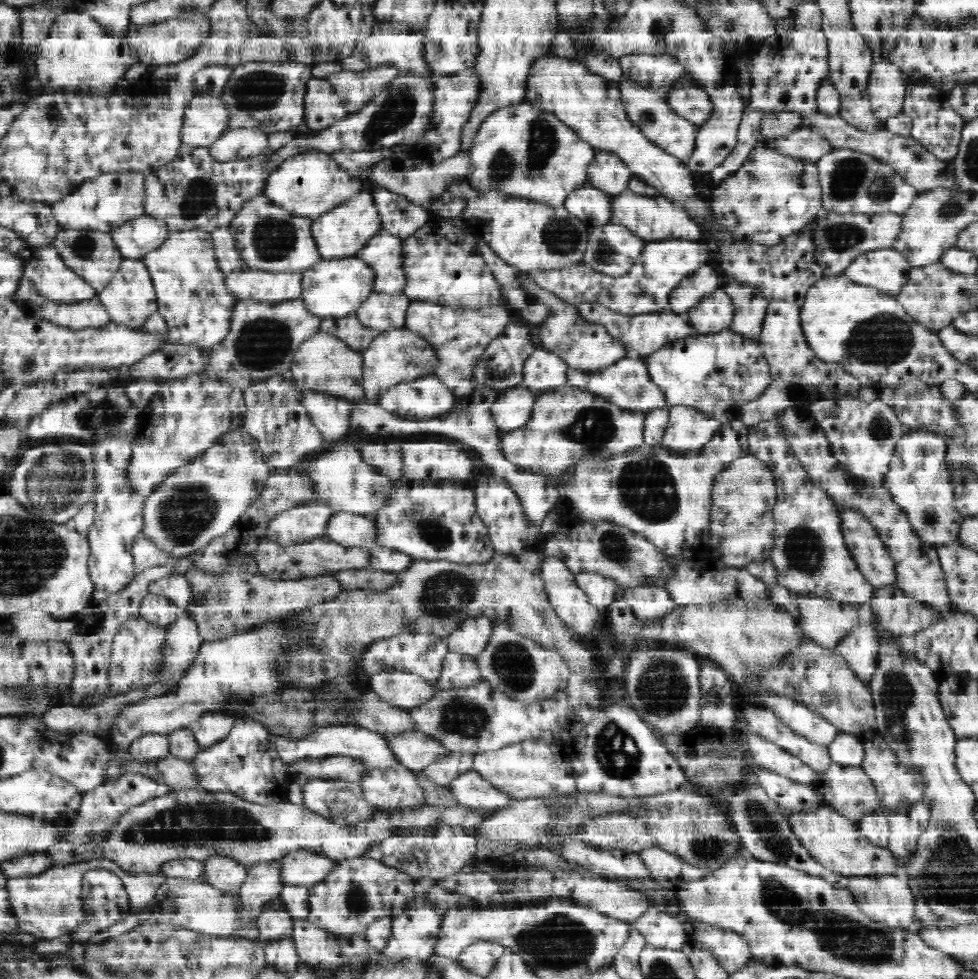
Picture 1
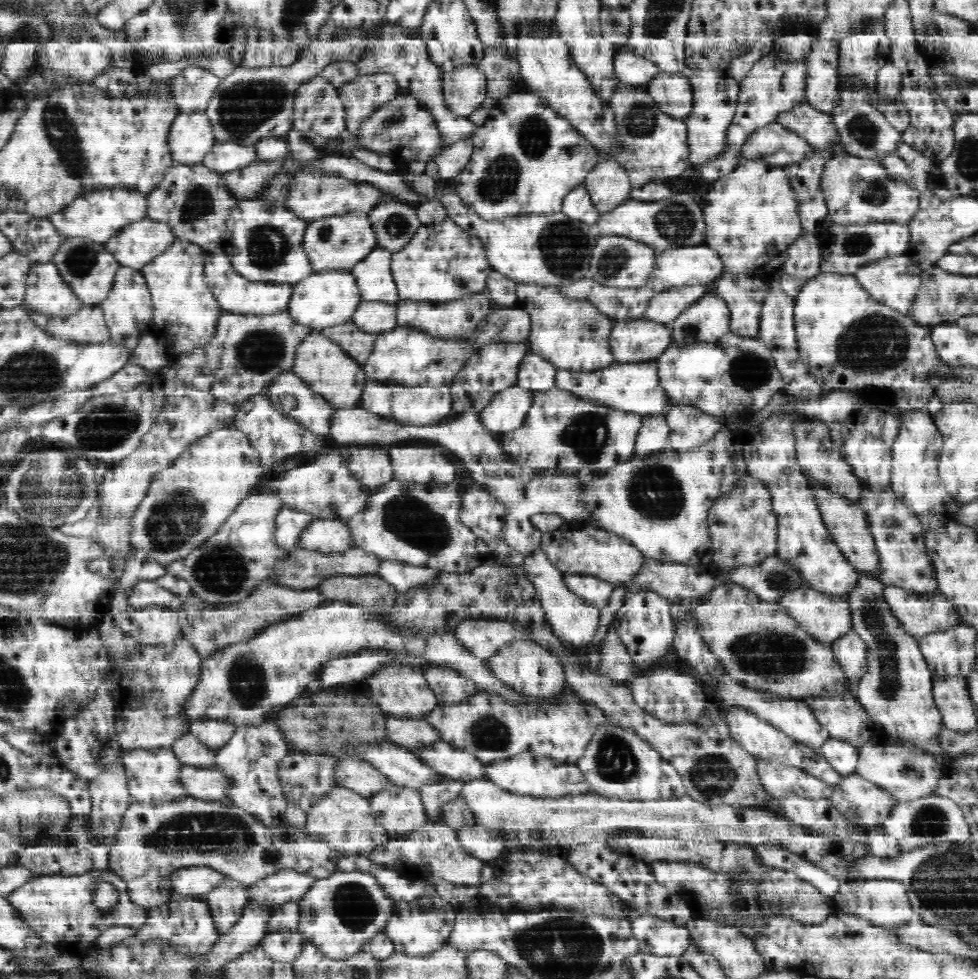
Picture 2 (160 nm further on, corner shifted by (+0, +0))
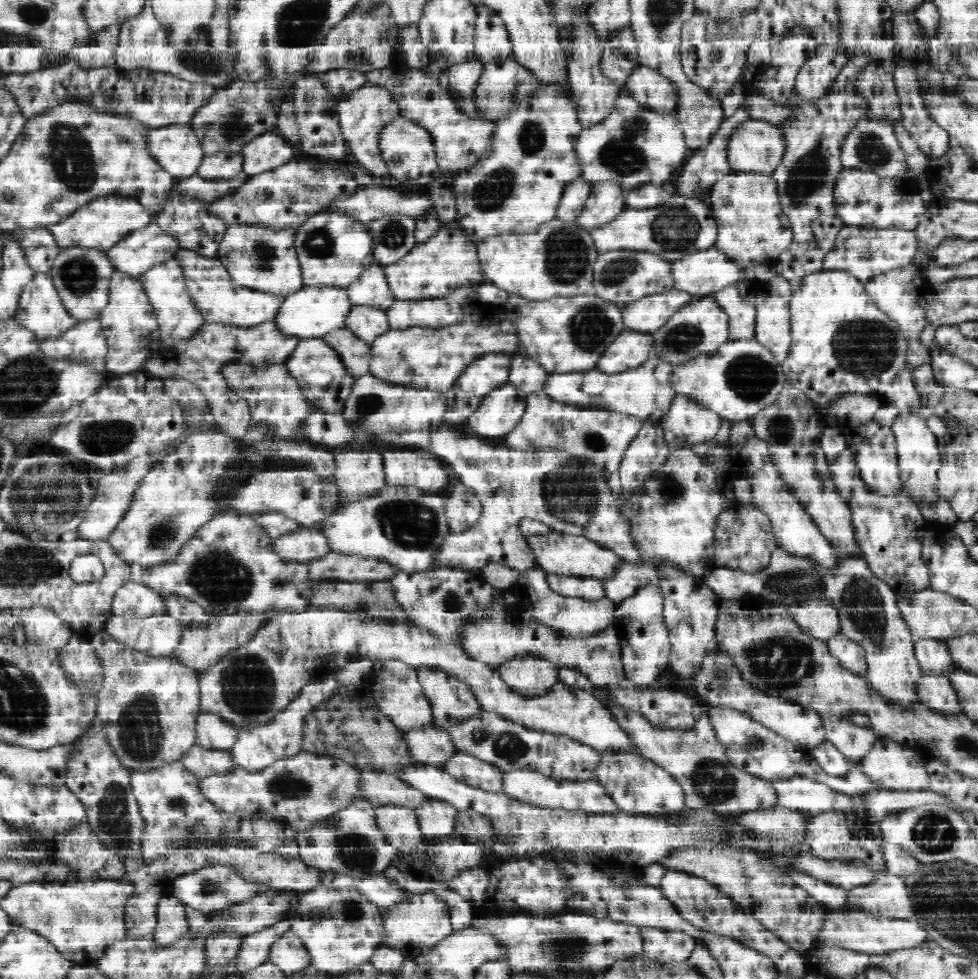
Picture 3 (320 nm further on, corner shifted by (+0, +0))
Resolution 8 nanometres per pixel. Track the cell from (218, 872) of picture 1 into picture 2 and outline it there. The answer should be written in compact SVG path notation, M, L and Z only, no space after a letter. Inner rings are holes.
M226 876L220 886L214 886L206 897L219 936L224 936L228 928L234 926L244 910L248 898L248 886Z

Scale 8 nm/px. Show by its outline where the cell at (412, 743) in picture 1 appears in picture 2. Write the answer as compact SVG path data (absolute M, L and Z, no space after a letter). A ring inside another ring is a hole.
M442 740L421 747L416 754L424 764L449 778L464 783L474 778L486 778L482 761Z

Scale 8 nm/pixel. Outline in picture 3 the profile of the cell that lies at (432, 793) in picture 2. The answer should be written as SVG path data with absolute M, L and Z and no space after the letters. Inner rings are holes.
M426 798L425 802L415 809L421 833L427 840L441 840L453 835L456 812L450 803L432 798Z

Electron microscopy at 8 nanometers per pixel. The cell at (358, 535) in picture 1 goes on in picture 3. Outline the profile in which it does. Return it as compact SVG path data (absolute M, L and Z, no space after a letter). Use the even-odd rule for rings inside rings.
M304 527L275 540L276 555L288 562L312 562L330 552L328 536L316 528Z

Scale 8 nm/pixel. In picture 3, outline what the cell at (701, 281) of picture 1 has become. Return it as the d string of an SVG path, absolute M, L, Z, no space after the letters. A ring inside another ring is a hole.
M675 288L662 294L652 294L637 301L633 300L621 309L625 330L656 332L677 310L695 298L693 294Z

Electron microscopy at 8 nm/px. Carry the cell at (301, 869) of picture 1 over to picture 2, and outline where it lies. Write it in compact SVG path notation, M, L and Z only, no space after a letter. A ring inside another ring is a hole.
M280 870L250 885L247 895L251 902L266 902L273 910L278 904L299 901L315 880L305 872Z

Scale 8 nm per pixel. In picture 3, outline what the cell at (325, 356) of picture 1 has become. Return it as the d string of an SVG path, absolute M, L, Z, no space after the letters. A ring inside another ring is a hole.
M323 337L300 339L294 352L284 364L289 375L298 379L300 390L303 391L303 395L308 402L311 402L316 411L321 410L328 413L343 411L356 378L347 371L339 354L331 346L328 346Z

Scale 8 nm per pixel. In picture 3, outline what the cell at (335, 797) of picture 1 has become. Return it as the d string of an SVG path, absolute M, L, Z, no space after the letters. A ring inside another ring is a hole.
M364 798L354 800L356 802L350 808L340 810L338 814L324 818L324 822L295 835L300 858L304 858L306 866L319 867L321 872L348 874L354 880L362 880L372 874L382 874L392 865L392 858L398 849L387 843L387 838L379 829L375 819L376 807Z

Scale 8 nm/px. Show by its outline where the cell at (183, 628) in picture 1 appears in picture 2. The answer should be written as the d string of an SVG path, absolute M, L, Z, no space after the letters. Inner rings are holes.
M182 635L172 642L143 645L138 654L132 654L132 658L123 662L122 669L110 662L110 671L114 674L111 692L116 698L116 736L124 752L138 748L172 749L178 738L189 733L191 723L184 720L182 711L200 680L201 664L199 652Z

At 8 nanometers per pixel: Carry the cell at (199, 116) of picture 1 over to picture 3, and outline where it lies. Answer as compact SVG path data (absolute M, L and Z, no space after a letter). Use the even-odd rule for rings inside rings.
M189 123L151 129L147 134L147 149L176 181L197 175L205 156L202 142Z

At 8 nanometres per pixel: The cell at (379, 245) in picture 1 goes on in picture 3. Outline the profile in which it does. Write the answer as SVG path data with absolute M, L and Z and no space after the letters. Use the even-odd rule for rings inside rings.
M375 261L365 267L346 291L353 305L372 306L378 310L386 310L396 300L387 281L385 267Z

